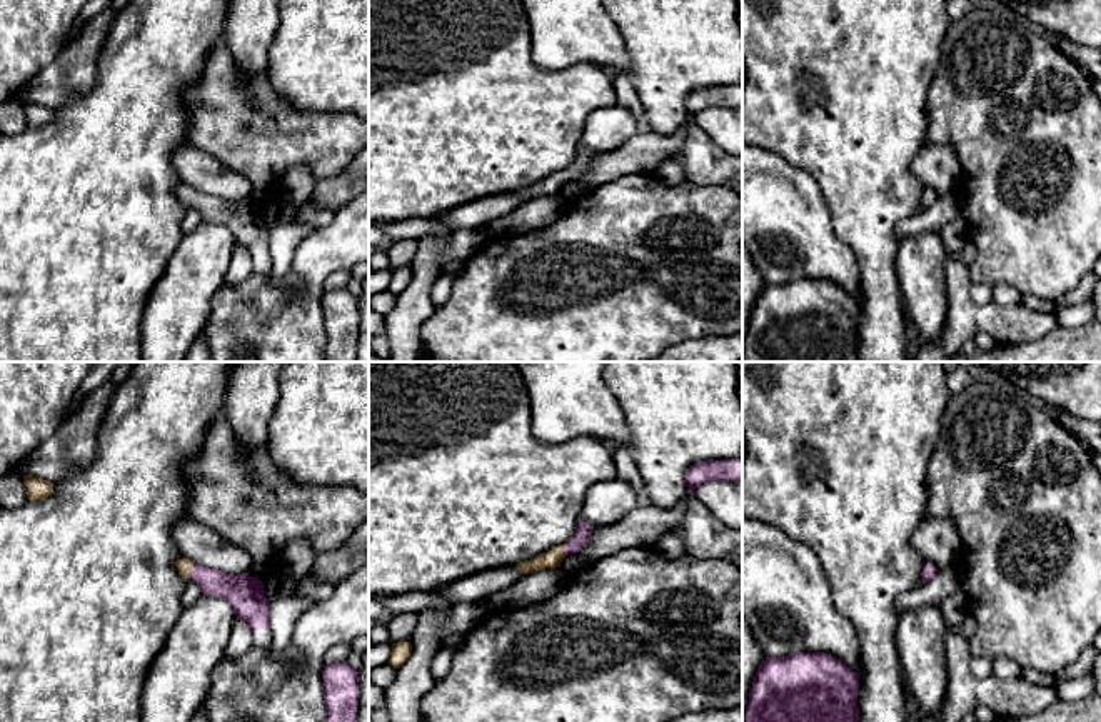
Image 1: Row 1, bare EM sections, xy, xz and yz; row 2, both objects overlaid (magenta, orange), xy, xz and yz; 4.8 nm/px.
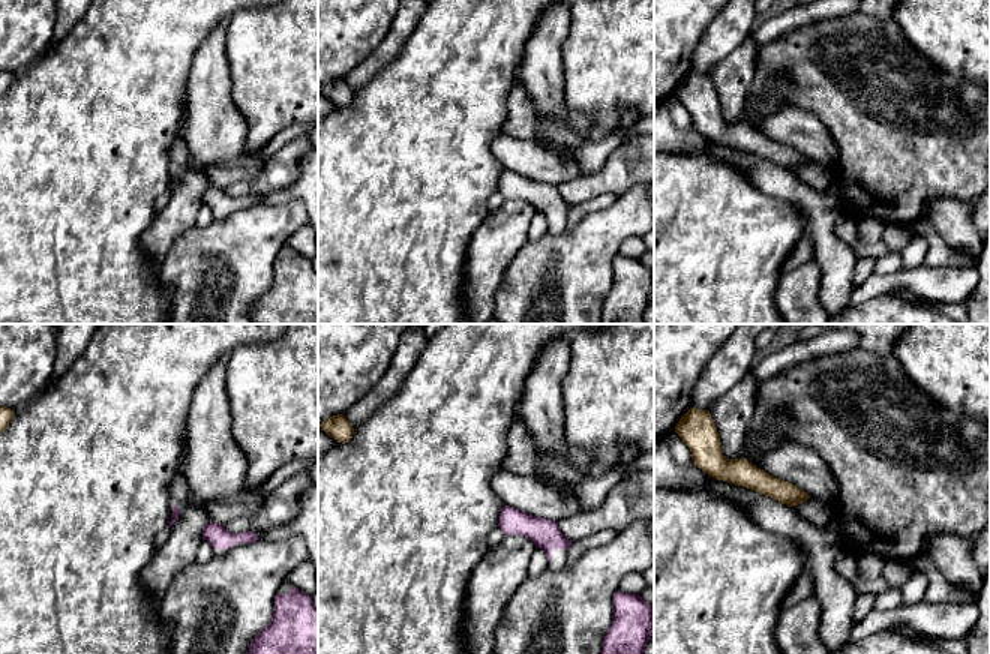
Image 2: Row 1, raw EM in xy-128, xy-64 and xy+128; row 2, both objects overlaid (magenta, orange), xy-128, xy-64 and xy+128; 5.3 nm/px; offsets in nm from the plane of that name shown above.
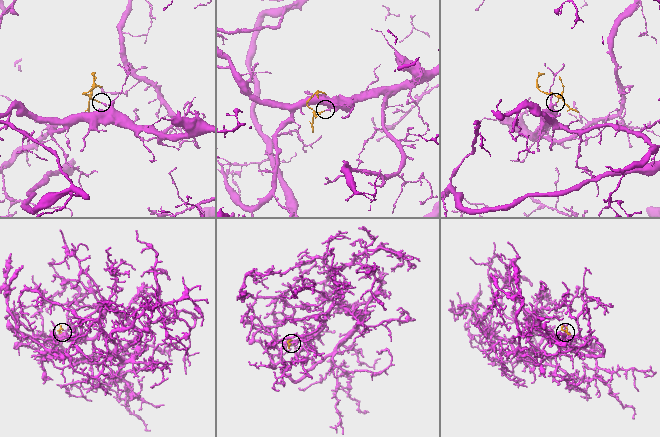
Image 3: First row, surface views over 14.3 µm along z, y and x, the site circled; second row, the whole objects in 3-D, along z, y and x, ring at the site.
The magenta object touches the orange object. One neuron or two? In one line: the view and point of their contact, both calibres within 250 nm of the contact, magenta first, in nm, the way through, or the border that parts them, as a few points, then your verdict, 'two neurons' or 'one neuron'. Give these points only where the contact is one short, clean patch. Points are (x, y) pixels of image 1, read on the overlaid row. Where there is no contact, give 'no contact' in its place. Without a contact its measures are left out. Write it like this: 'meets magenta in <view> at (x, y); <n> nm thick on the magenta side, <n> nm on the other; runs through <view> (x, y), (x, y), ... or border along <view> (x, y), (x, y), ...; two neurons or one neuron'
meets magenta in xy at (192, 571); 160 nm thick on the magenta side, 80 nm on the other; runs through xy (239, 591), (212, 582), (192, 571), (184, 566); one neuron

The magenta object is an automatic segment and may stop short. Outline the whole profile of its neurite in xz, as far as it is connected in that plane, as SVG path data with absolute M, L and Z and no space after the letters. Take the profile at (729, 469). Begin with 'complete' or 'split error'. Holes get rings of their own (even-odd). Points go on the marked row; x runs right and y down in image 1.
complete; M742 459L706 460L692 464L686 472L689 492L706 482L739 482L742 480Z

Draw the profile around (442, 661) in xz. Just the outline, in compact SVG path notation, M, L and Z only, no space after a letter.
M452 635L440 644L437 654L432 659L432 675L435 682L440 682L449 675L452 660L462 645L462 640L464 635Z

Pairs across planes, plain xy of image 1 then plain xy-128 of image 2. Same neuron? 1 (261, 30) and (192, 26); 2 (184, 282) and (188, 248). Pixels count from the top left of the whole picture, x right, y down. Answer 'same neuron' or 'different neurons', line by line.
1: different neurons
2: different neurons

